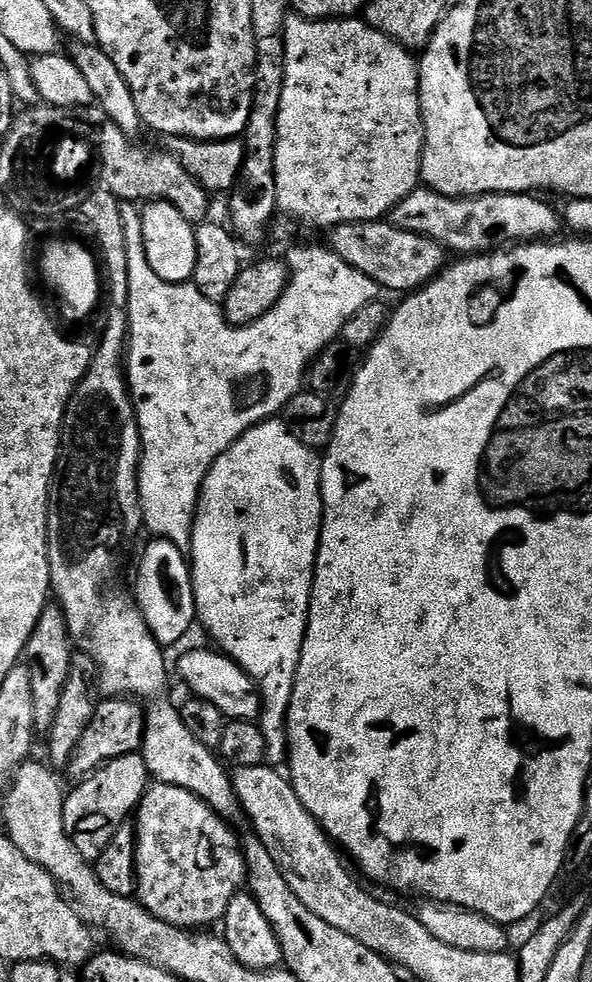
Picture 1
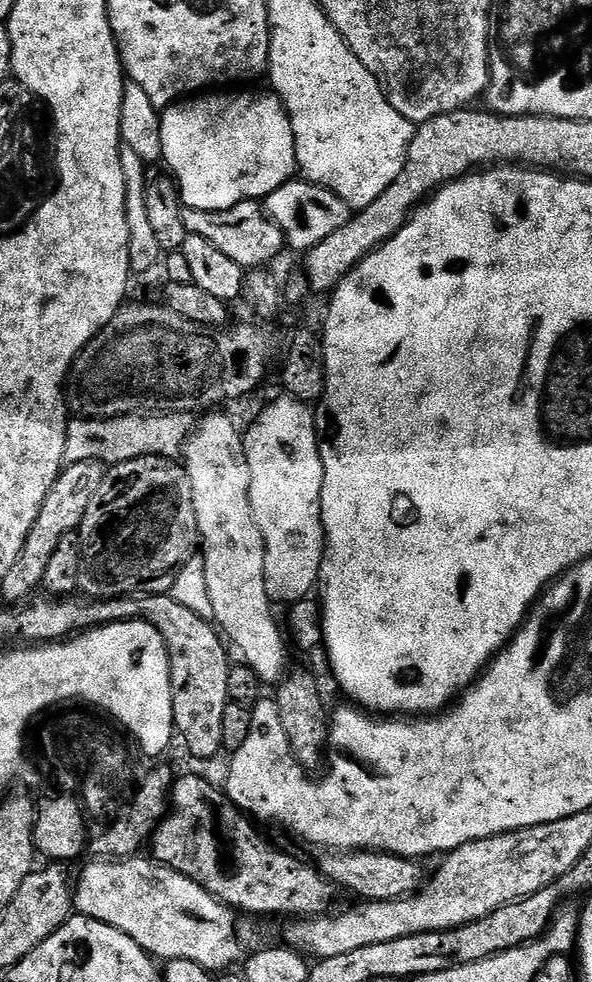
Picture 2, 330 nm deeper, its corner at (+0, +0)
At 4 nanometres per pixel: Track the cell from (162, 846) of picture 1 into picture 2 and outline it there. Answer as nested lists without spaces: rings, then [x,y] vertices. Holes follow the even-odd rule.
[[[337,852],[324,854],[318,867],[325,878],[341,889],[349,888],[361,901],[390,902],[401,900],[420,891],[426,880],[423,863],[407,856],[393,856],[391,852]]]

